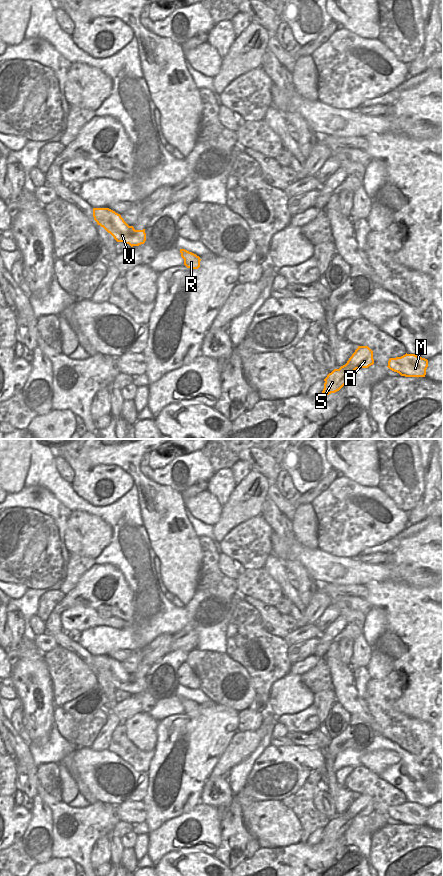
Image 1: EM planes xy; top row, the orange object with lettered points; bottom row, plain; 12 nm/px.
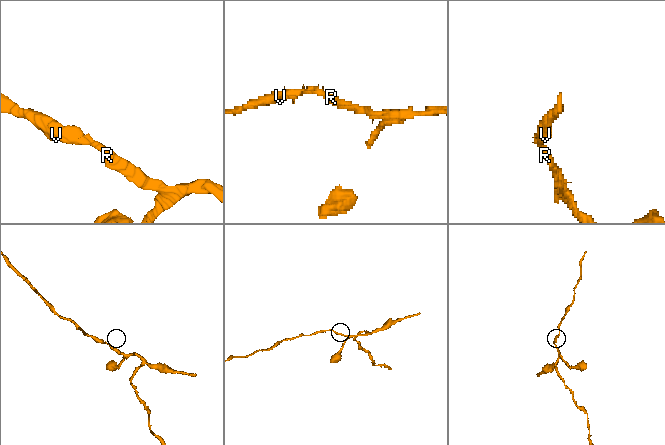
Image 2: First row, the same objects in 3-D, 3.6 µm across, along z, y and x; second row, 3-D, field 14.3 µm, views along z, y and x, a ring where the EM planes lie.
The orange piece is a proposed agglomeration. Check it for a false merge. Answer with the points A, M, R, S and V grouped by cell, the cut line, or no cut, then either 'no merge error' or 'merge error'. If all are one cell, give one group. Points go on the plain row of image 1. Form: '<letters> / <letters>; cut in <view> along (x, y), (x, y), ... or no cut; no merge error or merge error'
A S / M R V; cut in xy along (355, 799), (372, 805); merge error

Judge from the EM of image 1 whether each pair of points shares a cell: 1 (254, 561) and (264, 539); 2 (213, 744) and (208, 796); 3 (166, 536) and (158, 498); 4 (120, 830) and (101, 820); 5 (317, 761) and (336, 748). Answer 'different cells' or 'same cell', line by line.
1: different cells
2: different cells
3: same cell
4: different cells
5: different cells

